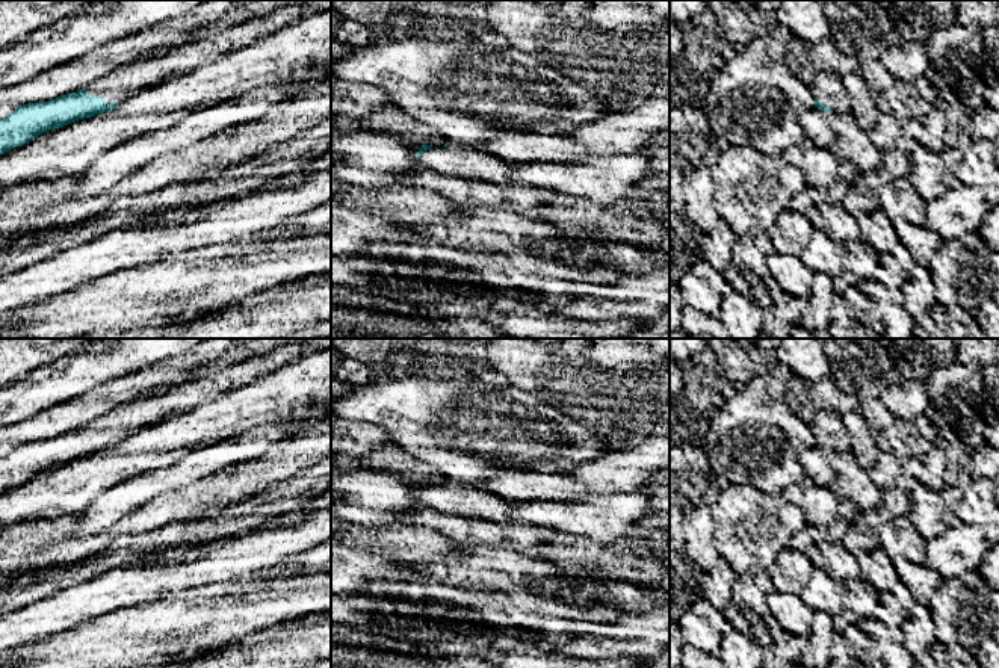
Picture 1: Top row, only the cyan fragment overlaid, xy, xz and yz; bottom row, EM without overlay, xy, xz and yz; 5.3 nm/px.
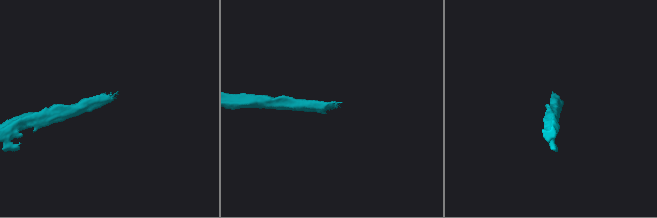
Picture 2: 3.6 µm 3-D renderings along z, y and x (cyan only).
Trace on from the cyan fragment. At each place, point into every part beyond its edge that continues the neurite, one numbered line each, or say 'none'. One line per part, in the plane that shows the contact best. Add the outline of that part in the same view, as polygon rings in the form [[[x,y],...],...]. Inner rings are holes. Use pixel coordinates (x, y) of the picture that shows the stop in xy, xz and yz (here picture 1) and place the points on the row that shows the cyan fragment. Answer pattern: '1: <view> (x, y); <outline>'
1: xy (124, 82); [[[299,5],[275,9],[239,26],[228,26],[184,45],[118,66],[106,77],[86,86],[86,91],[89,95],[104,98],[109,104],[121,104],[147,88],[210,65],[224,54],[271,36],[313,12]]]

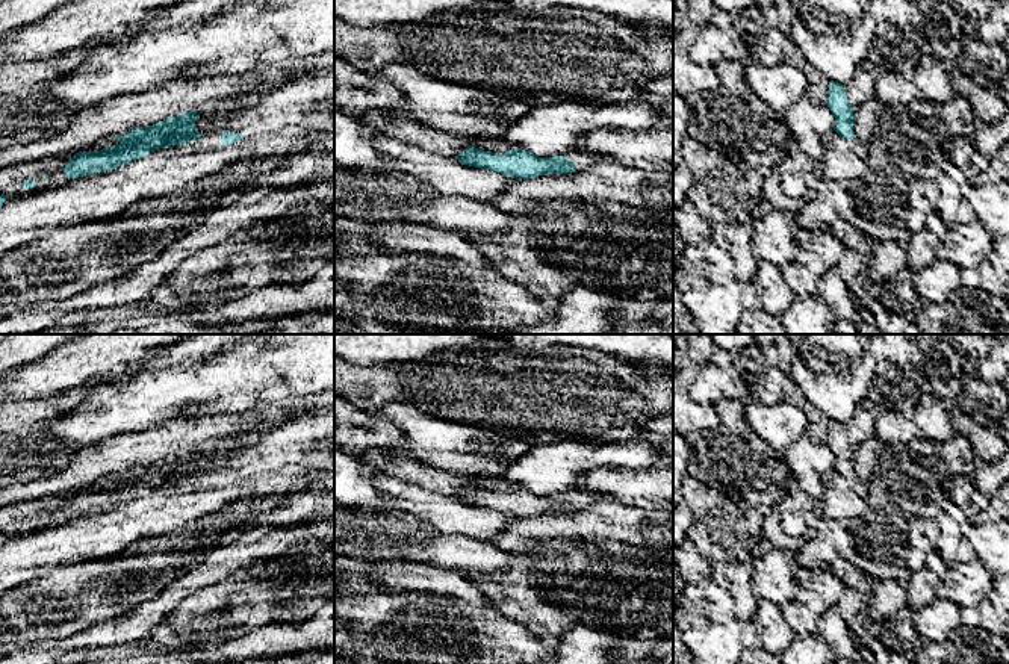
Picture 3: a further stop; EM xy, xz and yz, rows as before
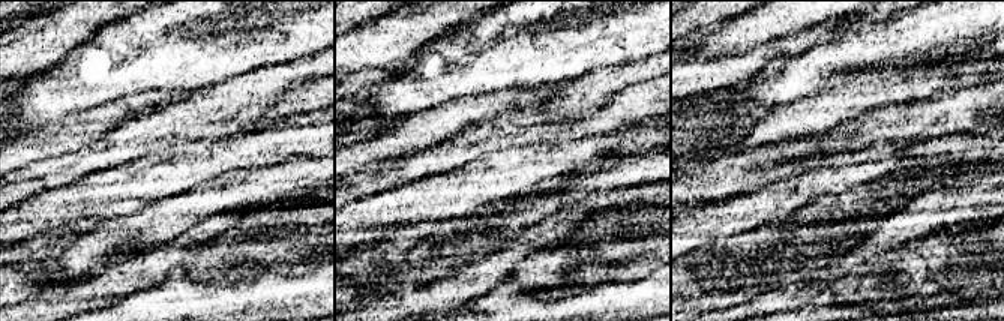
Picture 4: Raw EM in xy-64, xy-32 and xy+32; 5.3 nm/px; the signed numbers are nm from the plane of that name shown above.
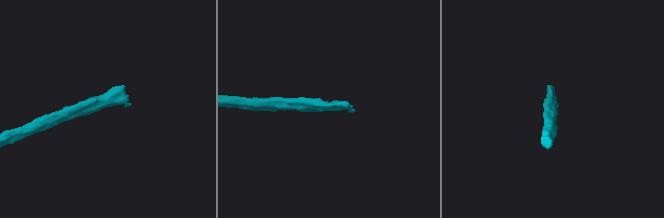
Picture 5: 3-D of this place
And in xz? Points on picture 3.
1: xz (581, 159); [[[570,150],[569,153],[561,156],[573,163],[575,171],[591,169],[601,160],[614,162],[613,156],[595,154],[584,150]]]

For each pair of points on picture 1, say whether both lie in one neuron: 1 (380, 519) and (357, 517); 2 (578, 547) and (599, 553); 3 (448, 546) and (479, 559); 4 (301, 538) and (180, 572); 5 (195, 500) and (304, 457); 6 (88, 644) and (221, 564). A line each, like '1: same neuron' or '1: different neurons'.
1: same neuron
2: same neuron
3: different neurons
4: same neuron
5: same neuron
6: different neurons

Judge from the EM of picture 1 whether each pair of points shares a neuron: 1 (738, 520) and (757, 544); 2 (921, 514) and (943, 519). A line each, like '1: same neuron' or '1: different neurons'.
1: same neuron
2: same neuron

